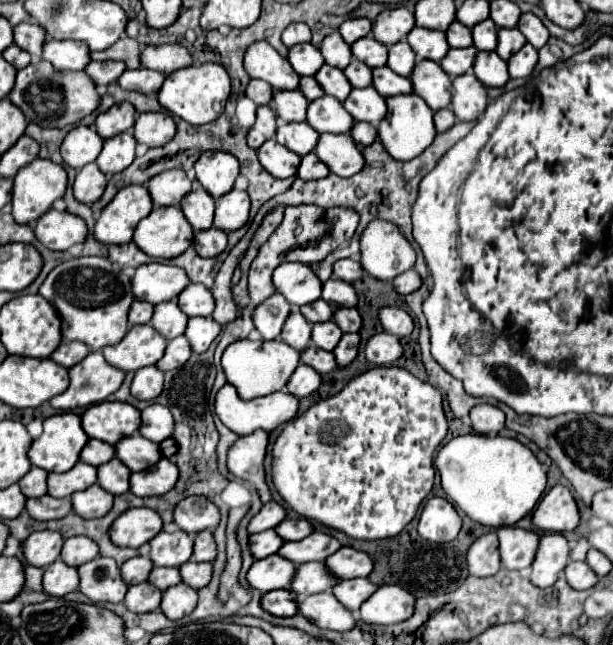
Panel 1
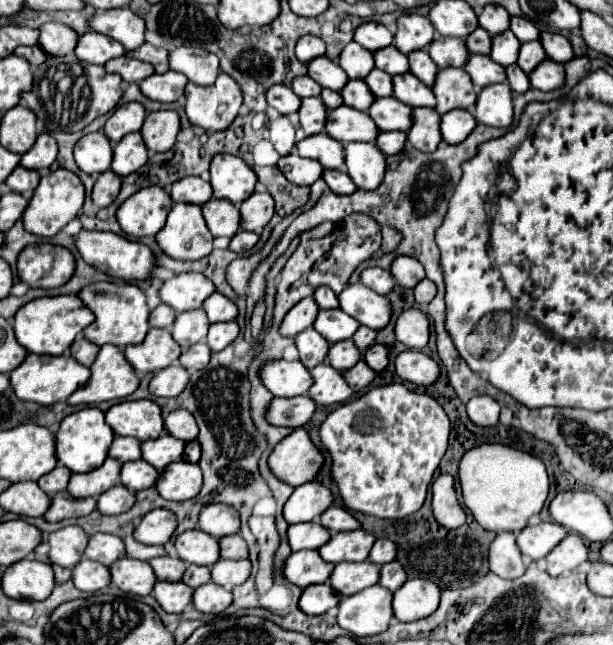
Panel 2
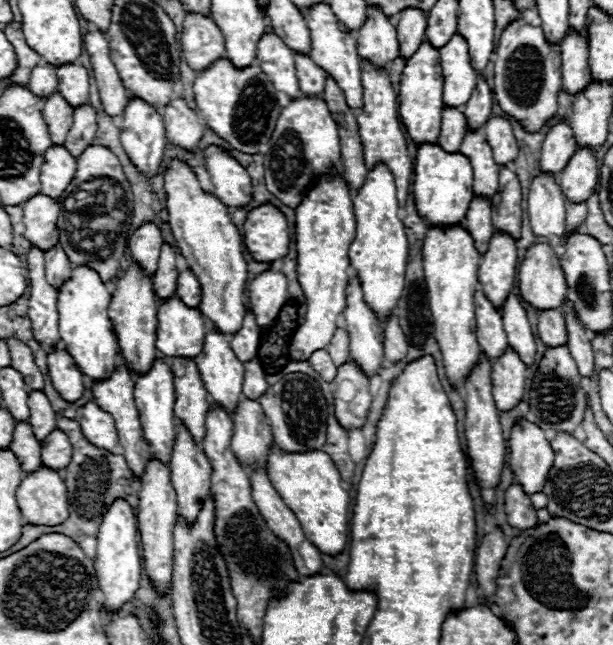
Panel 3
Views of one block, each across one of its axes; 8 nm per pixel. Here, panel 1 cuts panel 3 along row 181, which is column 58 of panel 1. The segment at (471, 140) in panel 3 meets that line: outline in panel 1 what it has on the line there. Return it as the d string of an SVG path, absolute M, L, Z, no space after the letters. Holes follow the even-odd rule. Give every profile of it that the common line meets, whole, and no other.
M76 462L74 468L70 468L64 474L50 474L48 476L48 494L54 498L66 498L72 492L84 490L88 486L96 484L96 468L84 462Z

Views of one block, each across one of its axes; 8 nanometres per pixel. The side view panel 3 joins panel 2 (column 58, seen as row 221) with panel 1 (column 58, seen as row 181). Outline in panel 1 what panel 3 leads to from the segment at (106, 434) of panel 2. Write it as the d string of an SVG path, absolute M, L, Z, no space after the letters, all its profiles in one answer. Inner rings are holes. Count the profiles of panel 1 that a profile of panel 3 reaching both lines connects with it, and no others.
M60 412L44 420L44 432L32 440L28 458L32 466L46 472L66 472L78 462L86 442L88 436L80 426L80 416Z

